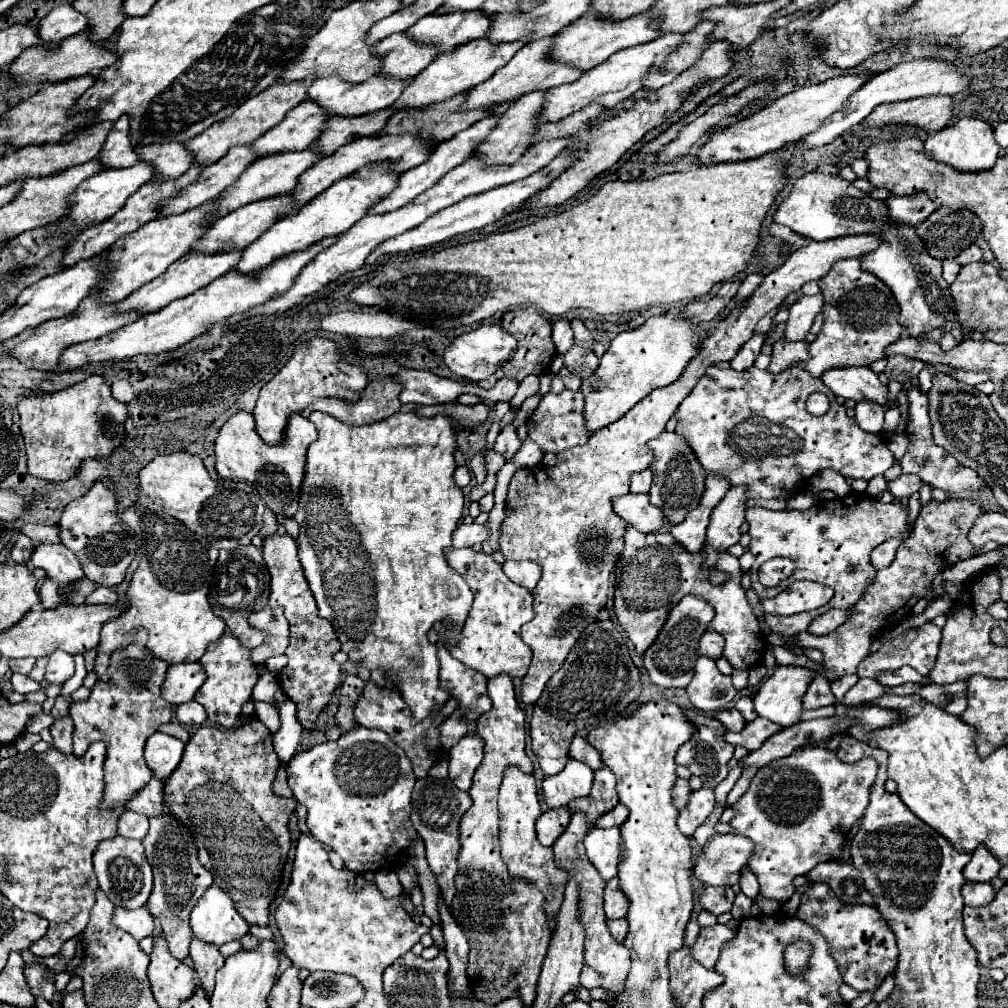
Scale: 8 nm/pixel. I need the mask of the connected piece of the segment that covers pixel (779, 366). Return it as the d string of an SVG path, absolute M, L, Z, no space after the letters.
M777 339L773 343L773 361L769 365L771 373L781 373L787 367L791 367L797 361L807 361L809 359L809 351L807 351L807 341L785 341L785 339Z

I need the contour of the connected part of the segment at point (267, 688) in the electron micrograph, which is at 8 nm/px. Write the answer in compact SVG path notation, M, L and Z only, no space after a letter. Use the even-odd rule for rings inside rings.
M263 669L263 673L259 677L259 683L253 689L253 699L255 701L267 701L267 703L271 703L273 701L271 695L275 693L275 689L279 689L279 685L275 681L275 675L269 673L267 669Z

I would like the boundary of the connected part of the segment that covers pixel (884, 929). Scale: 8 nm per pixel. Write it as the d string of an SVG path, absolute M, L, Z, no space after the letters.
M811 883L811 887L803 893L801 905L797 909L797 917L805 923L819 929L827 943L831 945L831 955L839 965L843 981L857 991L877 989L883 979L897 965L897 943L891 927L885 923L881 913L869 905L843 905L829 885Z

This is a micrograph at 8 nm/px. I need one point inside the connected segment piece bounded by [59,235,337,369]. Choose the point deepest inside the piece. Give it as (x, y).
(180, 321)

